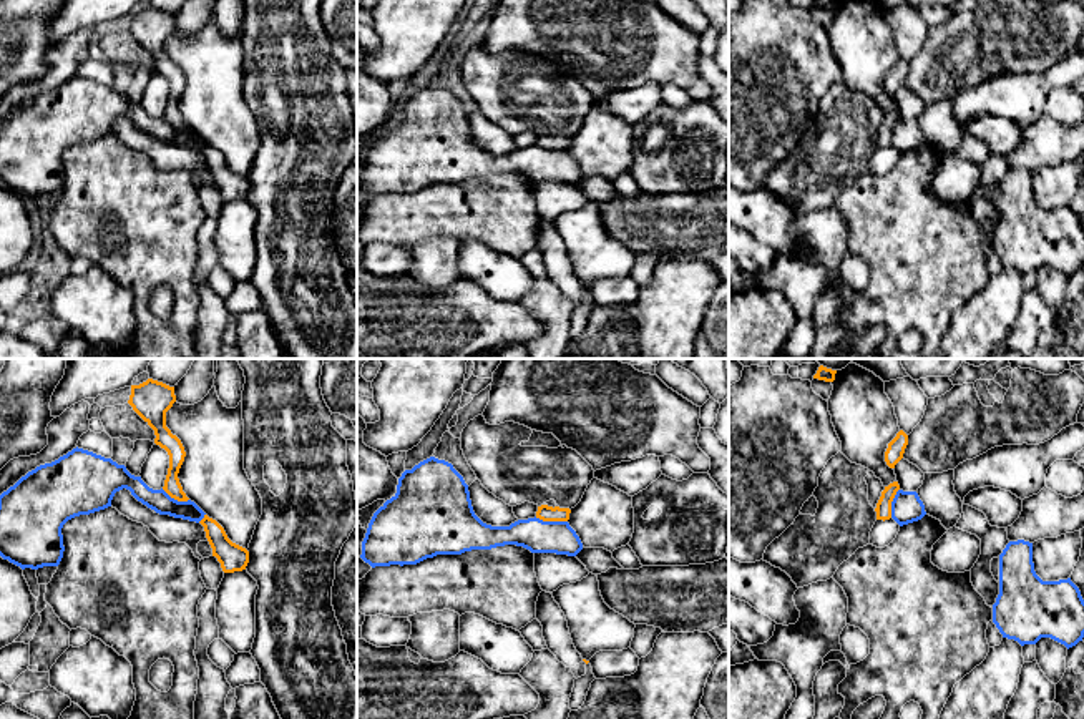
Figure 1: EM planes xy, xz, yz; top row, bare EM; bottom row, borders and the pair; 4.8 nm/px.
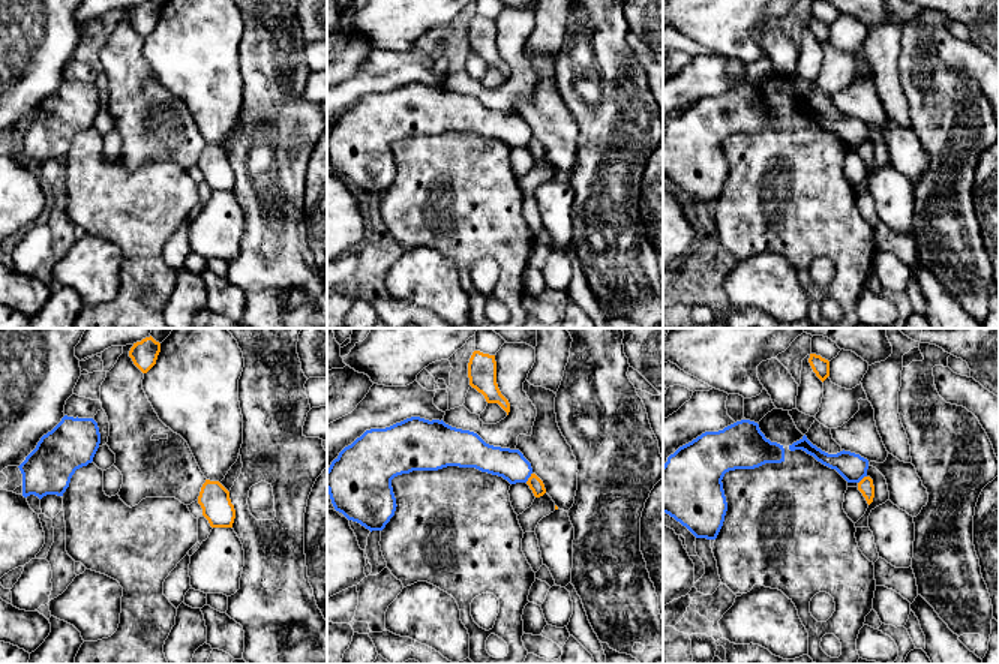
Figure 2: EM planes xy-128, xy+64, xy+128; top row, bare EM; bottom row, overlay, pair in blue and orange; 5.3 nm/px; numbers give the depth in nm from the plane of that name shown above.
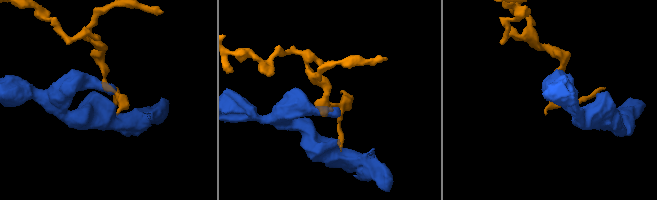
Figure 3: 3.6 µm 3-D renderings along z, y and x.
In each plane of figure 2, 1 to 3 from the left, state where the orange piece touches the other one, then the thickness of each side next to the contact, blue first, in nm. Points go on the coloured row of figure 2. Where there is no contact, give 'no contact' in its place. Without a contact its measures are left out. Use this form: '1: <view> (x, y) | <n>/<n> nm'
1: no contact
2: xy+64 (530, 475) | 160/80 nm
3: xy+128 (861, 478) | 150/80 nm

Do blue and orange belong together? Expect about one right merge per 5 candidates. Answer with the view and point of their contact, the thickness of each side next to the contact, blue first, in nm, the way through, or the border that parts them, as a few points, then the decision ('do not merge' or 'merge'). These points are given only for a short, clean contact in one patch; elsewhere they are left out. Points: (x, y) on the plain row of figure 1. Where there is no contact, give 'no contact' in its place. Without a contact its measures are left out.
contact xz (551, 150); calibres 160 and 80 nm; border xz (535, 145), (566, 150); do not merge

